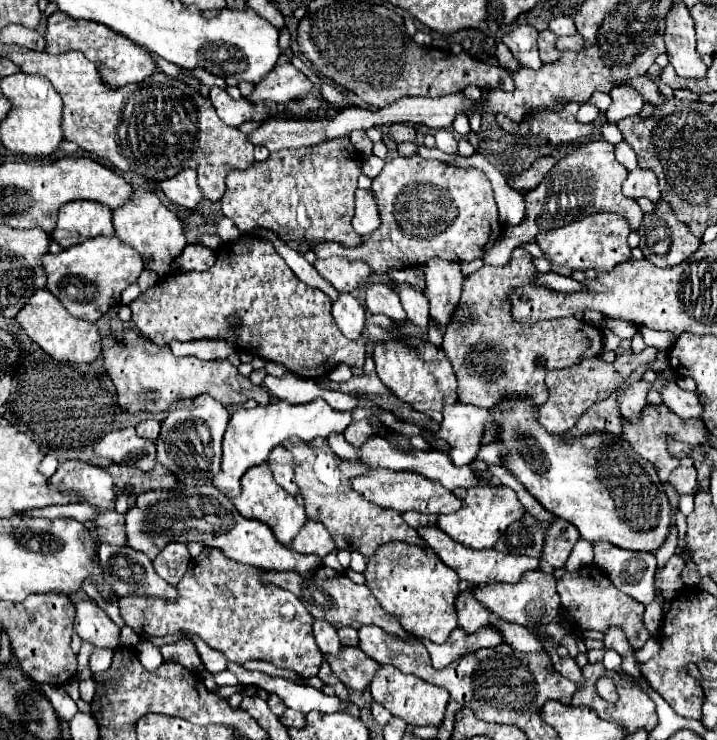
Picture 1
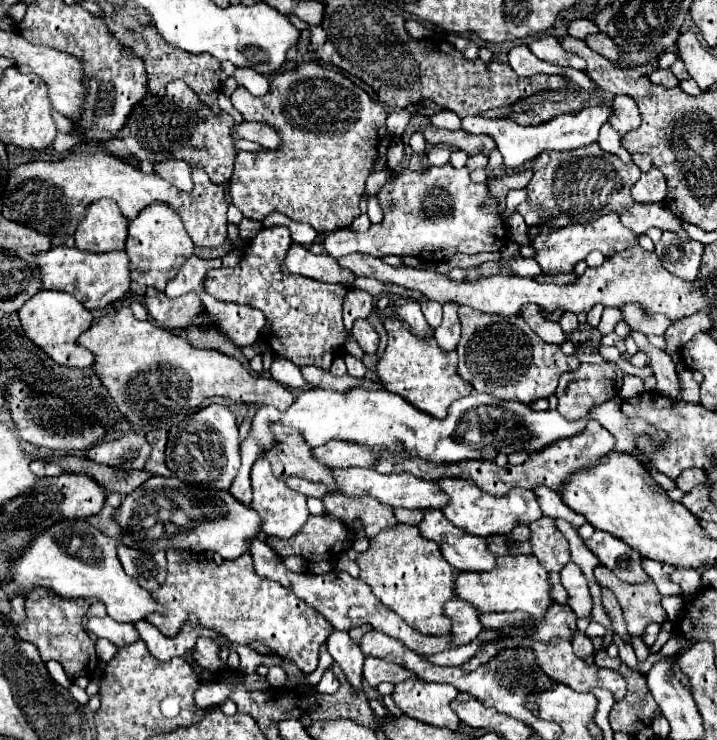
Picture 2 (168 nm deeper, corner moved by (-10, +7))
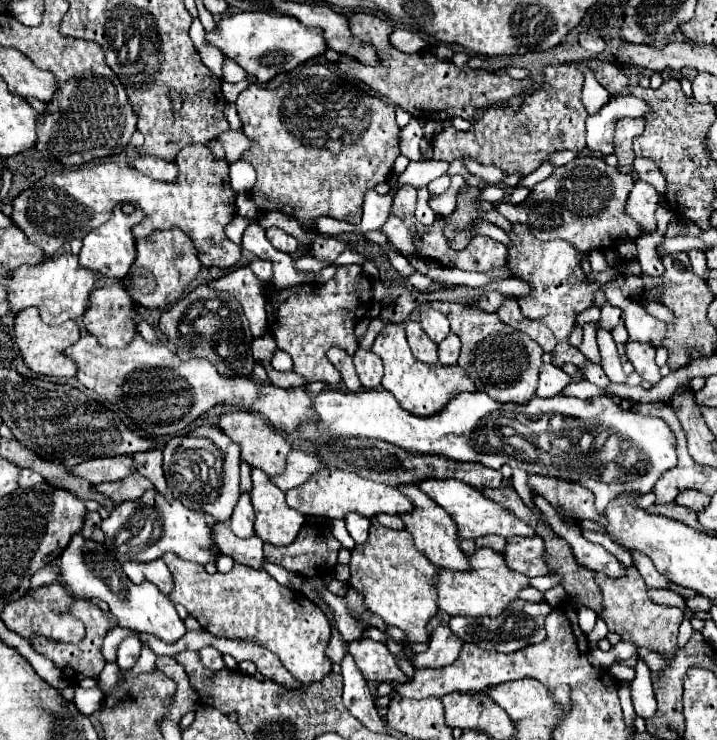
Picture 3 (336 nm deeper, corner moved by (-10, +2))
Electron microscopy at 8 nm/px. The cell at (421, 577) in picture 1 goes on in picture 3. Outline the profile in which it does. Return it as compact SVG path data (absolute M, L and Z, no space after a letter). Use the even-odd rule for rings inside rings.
M372 525L366 543L352 549L350 589L364 597L364 607L386 625L396 625L412 643L428 643L428 621L438 613L432 579L438 569L414 547L410 533Z

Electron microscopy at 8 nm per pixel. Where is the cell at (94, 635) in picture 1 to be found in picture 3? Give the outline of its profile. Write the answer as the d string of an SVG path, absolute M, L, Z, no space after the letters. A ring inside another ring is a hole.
M134 635L126 637L122 641L122 645L118 647L118 661L116 663L120 665L120 669L132 669L140 657L140 649L142 649L142 645Z

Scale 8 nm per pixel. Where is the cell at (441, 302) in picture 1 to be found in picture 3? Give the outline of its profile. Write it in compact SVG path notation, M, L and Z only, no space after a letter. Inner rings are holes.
M450 333L440 345L438 345L438 355L442 365L454 365L460 355L460 341L454 333Z

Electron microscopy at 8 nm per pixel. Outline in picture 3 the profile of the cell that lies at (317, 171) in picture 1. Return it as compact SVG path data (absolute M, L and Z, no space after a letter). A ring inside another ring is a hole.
M320 63L302 65L300 71L292 75L292 81L284 81L278 89L250 85L240 93L236 109L242 121L242 131L252 143L242 159L258 173L256 185L252 187L254 203L262 211L280 211L294 217L304 227L310 227L310 221L322 215L358 225L366 191L388 181L394 161L400 155L400 127L394 119L394 105L364 91L360 83L340 77L334 69Z

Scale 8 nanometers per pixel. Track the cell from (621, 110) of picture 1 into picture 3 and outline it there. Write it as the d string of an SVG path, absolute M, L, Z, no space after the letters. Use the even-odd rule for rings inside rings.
M620 119L616 123L616 139L614 139L616 151L614 151L614 155L618 157L620 167L632 165L632 161L636 157L632 151L632 139L642 133L642 127L644 127L644 119Z

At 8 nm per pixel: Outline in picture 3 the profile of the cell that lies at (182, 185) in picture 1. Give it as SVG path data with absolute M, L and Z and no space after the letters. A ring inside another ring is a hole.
M138 155L130 161L130 167L160 181L174 181L178 177L178 169L172 161L162 161L154 155Z

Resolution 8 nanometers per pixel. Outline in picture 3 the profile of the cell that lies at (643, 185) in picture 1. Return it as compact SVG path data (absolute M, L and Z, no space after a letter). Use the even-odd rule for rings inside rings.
M636 181L630 197L626 201L626 213L640 225L644 233L656 231L656 209L660 205L660 195L646 181Z

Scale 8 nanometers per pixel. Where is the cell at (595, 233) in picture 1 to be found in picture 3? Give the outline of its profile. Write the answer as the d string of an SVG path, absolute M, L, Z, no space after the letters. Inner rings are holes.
M516 223L512 227L512 231L507 233L513 245L507 252L507 267L512 273L512 277L526 281L532 287L528 297L518 297L522 315L538 317L538 321L544 321L556 335L558 345L552 351L552 355L554 355L552 365L562 367L566 363L574 363L576 367L582 369L588 363L588 359L576 347L572 347L568 343L568 337L576 325L576 315L592 305L594 293L598 291L600 284L592 283L586 273L582 271L580 251L576 251L572 245L568 245L566 241L542 243L536 237L528 235L526 227L524 227L524 231L520 231L520 227L524 227L524 225ZM524 237L526 237L526 241L524 241Z

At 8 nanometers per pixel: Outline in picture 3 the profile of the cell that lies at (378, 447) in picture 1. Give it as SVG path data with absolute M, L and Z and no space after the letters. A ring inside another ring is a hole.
M290 451L288 457L286 457L284 473L278 475L278 477L270 477L270 481L278 489L288 491L288 489L294 489L294 487L302 485L320 467L322 467L322 463L318 461L316 455L306 453L306 451Z

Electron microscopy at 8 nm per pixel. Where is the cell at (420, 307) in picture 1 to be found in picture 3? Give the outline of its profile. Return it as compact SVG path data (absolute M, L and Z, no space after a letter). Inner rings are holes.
M432 307L420 315L420 325L434 343L440 343L450 333L450 323L448 323L446 315L434 311Z

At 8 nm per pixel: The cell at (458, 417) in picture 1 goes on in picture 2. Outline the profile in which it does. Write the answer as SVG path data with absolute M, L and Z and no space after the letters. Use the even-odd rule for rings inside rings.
M310 388L302 390L294 404L280 412L274 406L262 406L256 416L252 418L250 432L246 440L240 444L240 456L242 456L242 466L230 486L230 494L238 498L242 504L250 504L252 500L252 486L250 486L250 470L252 464L260 454L270 450L276 440L272 434L274 424L290 426L296 428L302 436L306 436L306 442L310 448L322 446L328 440L352 440L358 444L368 444L368 446L394 446L396 442L402 442L402 446L412 454L420 456L424 460L432 462L458 462L458 460L468 460L468 458L482 458L482 460L494 460L498 452L510 454L514 450L526 450L534 452L540 450L554 440L568 438L570 434L578 434L590 418L596 418L608 432L614 434L616 446L614 450L618 452L634 452L644 466L648 466L652 478L665 490L673 489L676 483L667 476L656 472L650 468L648 458L642 456L634 444L636 434L652 434L658 438L658 432L650 428L644 420L634 420L626 418L620 410L620 398L608 400L602 406L596 406L590 410L590 414L582 420L568 422L564 420L556 410L550 412L532 412L526 404L520 402L506 402L498 400L490 394L478 394L472 392L470 396L456 400L450 404L450 412L444 420L438 420L426 412L420 412L414 408L410 402L406 402L402 396L388 392L388 390L362 390L354 388L348 392L334 392L334 390L324 390L324 388Z

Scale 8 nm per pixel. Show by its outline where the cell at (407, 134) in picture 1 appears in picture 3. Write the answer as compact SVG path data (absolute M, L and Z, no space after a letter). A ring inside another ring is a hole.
M580 59L562 65L548 65L542 73L542 87L530 93L518 109L494 107L486 109L484 115L472 123L470 131L456 131L446 127L432 139L432 157L436 161L448 161L460 157L472 157L482 165L496 165L504 173L518 173L522 177L536 171L542 163L550 161L550 155L556 151L582 151L586 147L586 111L580 101L580 91L584 83L582 65L596 73L600 85L604 85L612 95L618 95L628 89L630 79L624 73L624 67L618 63L598 61L598 59Z

